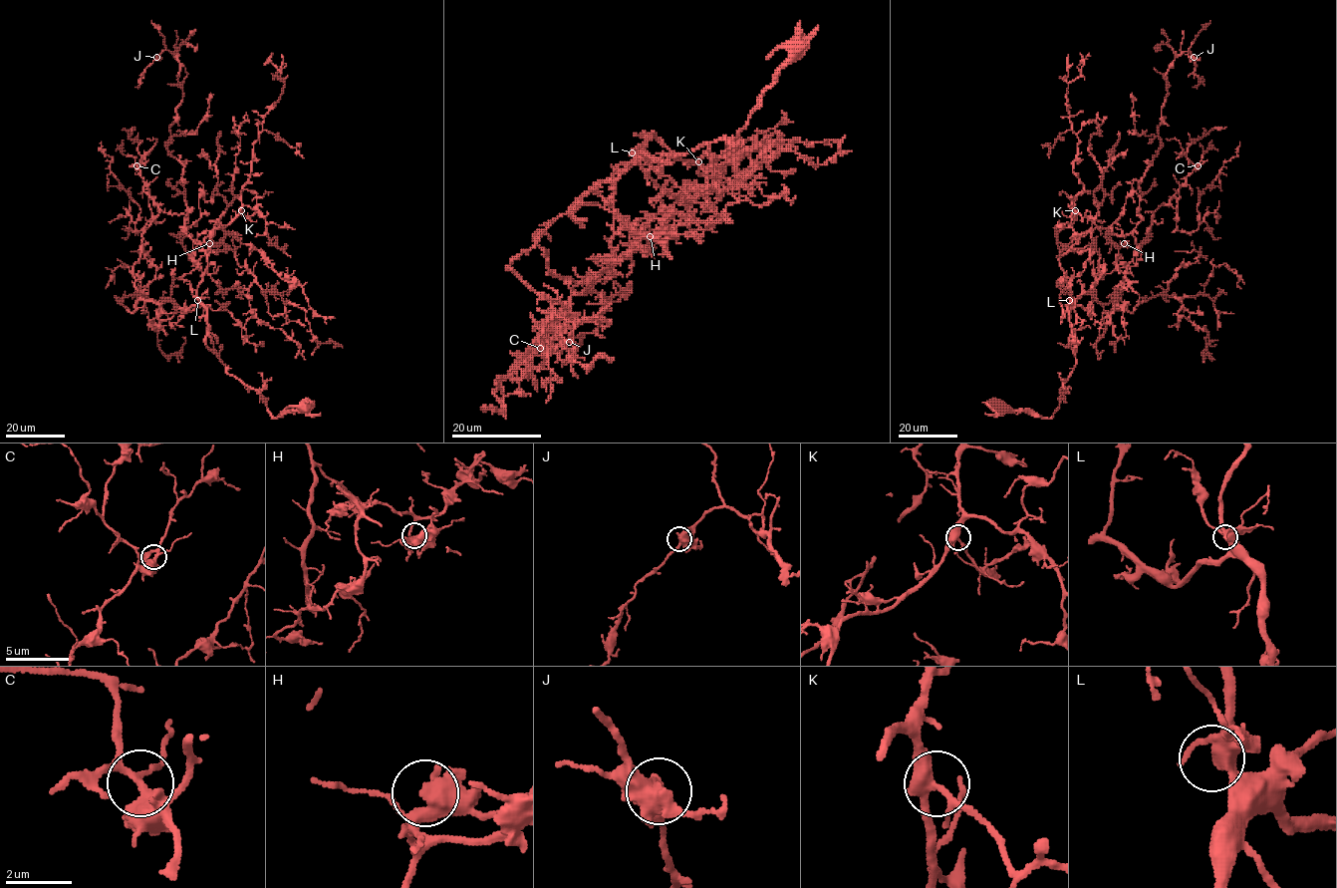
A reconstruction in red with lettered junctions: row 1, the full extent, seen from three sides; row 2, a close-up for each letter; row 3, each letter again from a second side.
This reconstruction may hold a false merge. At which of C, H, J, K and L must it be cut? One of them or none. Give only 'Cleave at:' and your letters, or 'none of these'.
Cleave at: none of these

